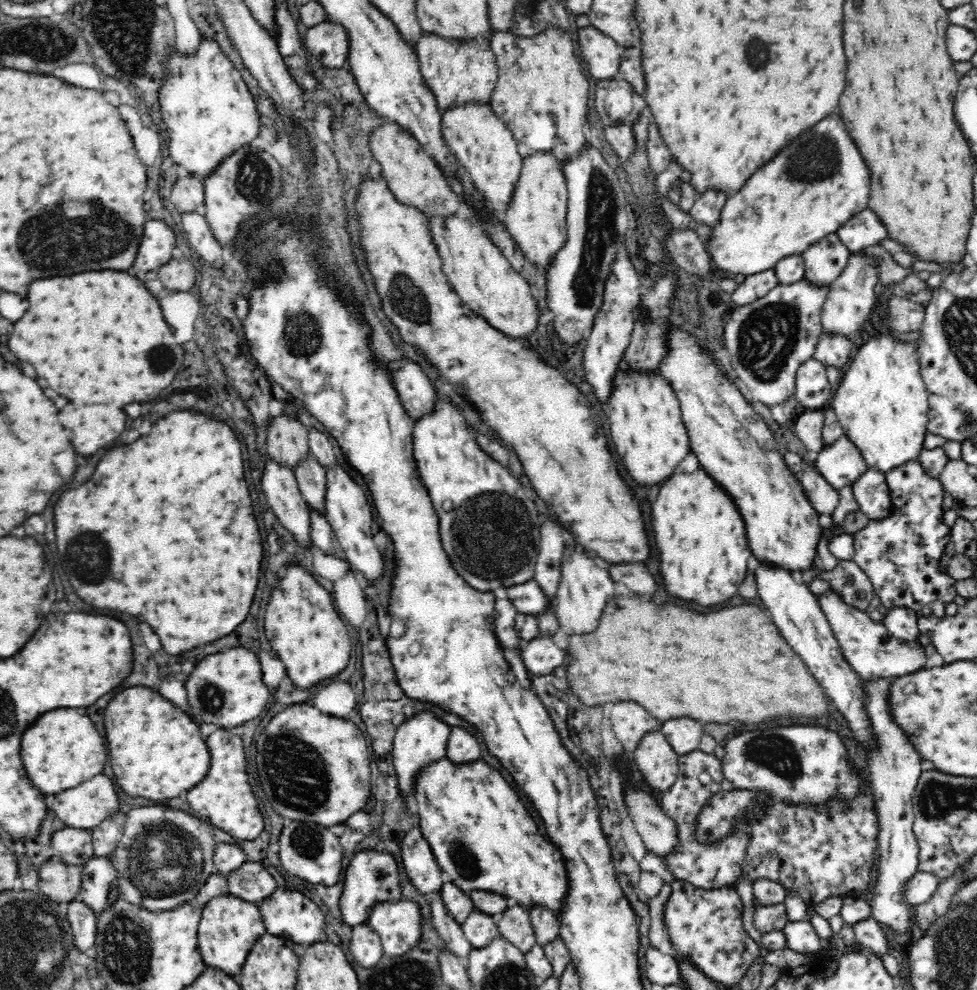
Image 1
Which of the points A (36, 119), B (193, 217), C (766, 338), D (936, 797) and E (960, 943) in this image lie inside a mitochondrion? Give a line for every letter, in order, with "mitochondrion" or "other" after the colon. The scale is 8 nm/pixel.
A: other
B: other
C: mitochondrion
D: mitochondrion
E: mitochondrion

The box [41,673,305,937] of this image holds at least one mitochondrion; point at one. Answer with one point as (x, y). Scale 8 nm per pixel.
(163, 863)

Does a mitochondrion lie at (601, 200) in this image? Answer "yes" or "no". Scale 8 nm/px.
yes

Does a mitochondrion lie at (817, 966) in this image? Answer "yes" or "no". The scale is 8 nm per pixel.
no

